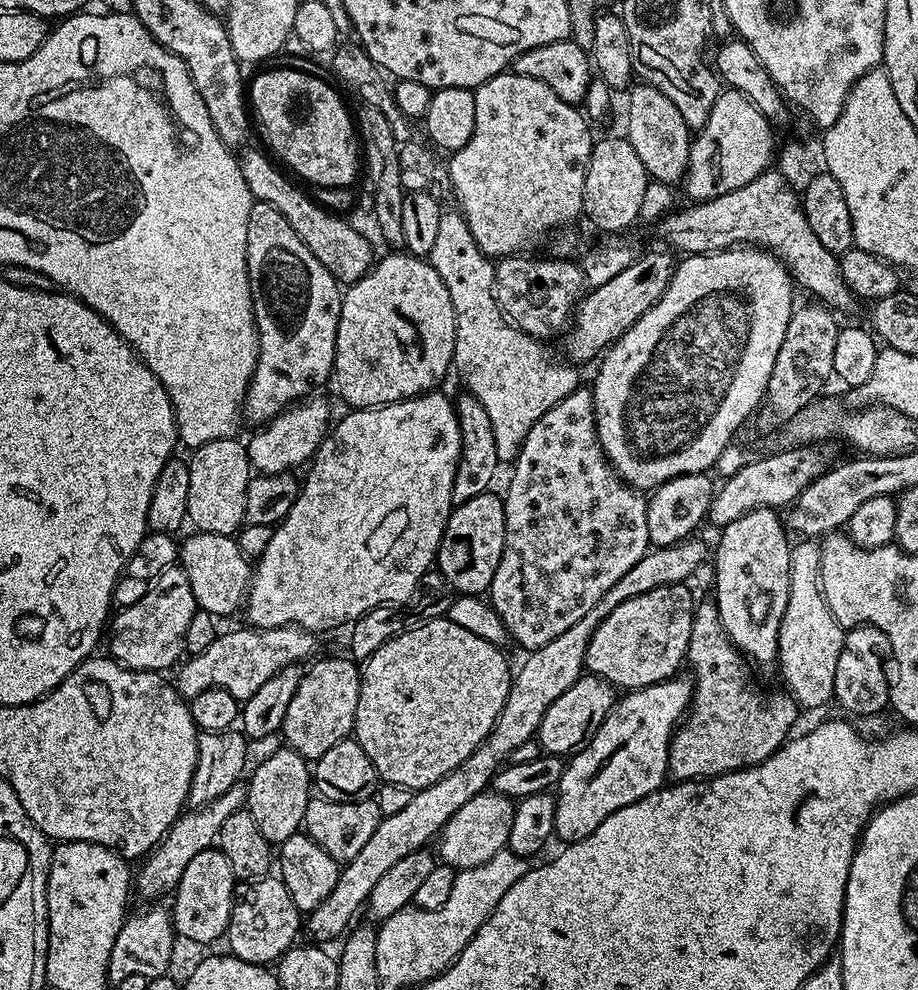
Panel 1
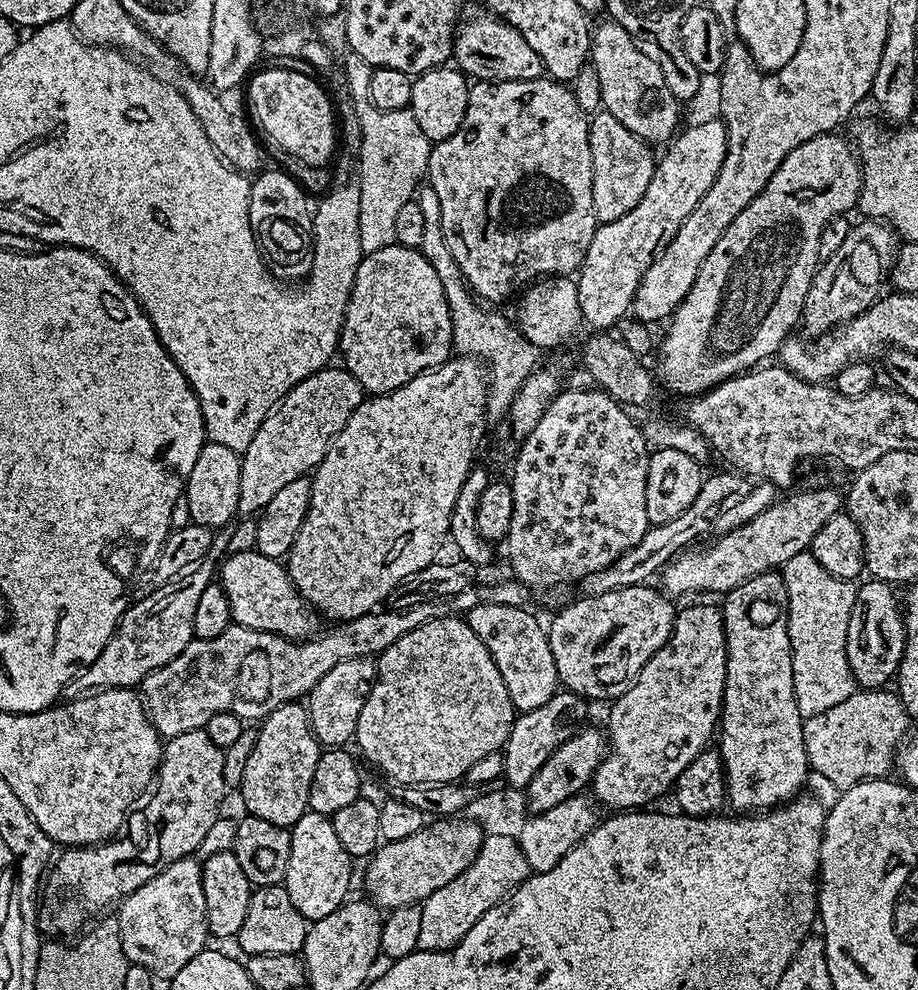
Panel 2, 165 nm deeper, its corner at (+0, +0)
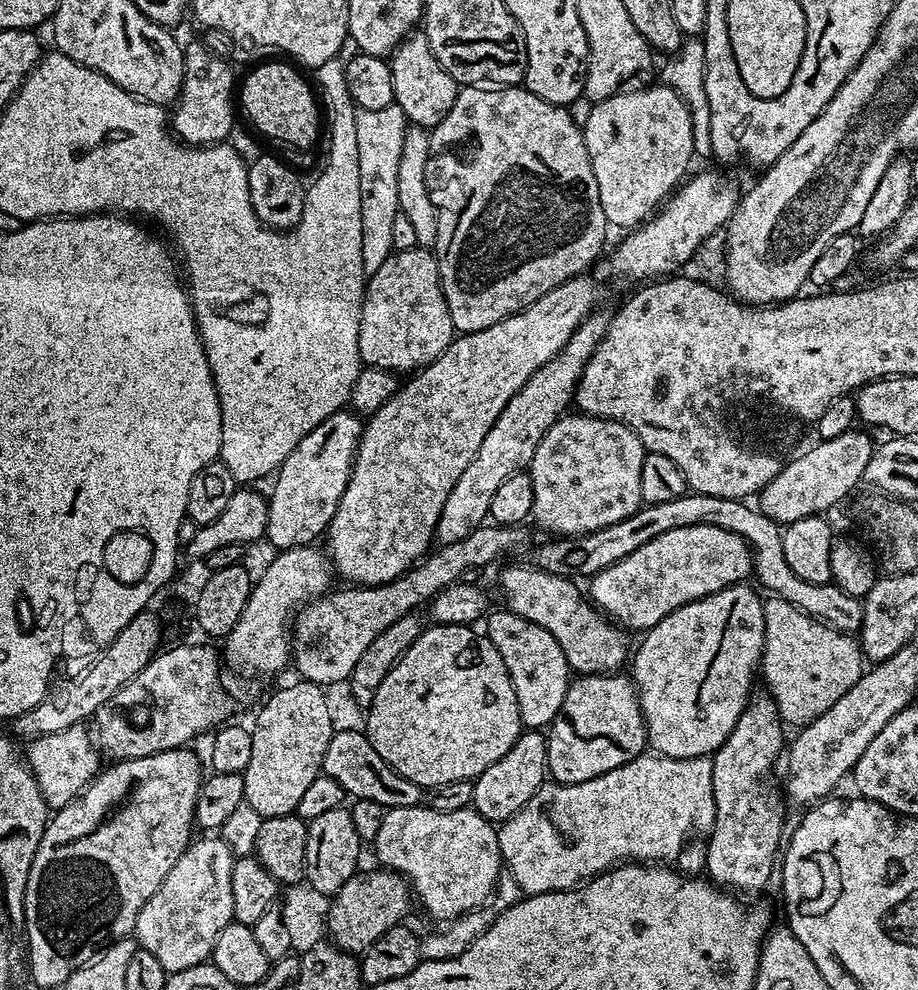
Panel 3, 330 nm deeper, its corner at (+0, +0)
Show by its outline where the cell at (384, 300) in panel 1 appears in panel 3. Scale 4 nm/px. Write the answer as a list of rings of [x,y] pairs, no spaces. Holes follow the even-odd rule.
[[[422,247],[393,251],[379,267],[378,272],[367,277],[364,286],[364,304],[360,308],[358,350],[361,365],[384,368],[387,372],[403,374],[427,368],[452,345],[454,329],[450,310],[446,306],[444,291],[440,285],[440,271],[435,255]]]

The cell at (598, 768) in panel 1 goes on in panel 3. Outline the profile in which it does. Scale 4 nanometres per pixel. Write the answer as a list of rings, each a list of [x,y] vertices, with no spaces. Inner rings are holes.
[[[741,582],[731,584],[728,588],[718,590],[714,594],[702,597],[701,600],[695,600],[689,604],[683,604],[678,610],[674,610],[662,622],[658,622],[652,628],[643,633],[644,641],[640,645],[635,645],[634,651],[630,656],[630,679],[636,686],[636,694],[640,698],[640,709],[644,715],[644,725],[648,731],[647,747],[655,755],[669,756],[670,758],[694,758],[695,756],[712,756],[730,738],[730,730],[738,722],[742,710],[748,704],[752,688],[752,671],[757,671],[764,654],[764,600],[756,597],[757,589],[755,587],[747,588],[747,583]]]

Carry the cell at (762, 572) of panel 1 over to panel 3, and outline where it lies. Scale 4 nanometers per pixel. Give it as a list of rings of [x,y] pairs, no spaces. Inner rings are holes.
[[[767,694],[753,695],[742,710],[734,730],[730,730],[730,738],[726,738],[726,742],[722,742],[722,746],[712,756],[716,817],[712,831],[706,836],[708,846],[706,876],[713,884],[736,894],[762,891],[767,886],[768,879],[771,876],[773,879],[774,869],[778,864],[777,856],[786,836],[786,828],[784,832],[784,804],[786,805],[786,800],[782,795],[781,785],[779,783],[772,784],[772,767],[775,766],[776,759],[778,759],[778,764],[785,751],[786,736],[784,740],[784,731],[786,731],[785,725],[781,721],[772,697]]]

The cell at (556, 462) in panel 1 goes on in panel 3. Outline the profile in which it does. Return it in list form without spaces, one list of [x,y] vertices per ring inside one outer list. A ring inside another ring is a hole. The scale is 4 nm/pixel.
[[[572,415],[561,416],[559,420],[552,423],[550,430],[546,430],[542,442],[538,442],[538,450],[534,450],[532,463],[526,469],[534,482],[534,506],[532,507],[531,519],[536,520],[538,527],[552,532],[548,534],[555,534],[560,538],[585,536],[588,532],[602,530],[606,526],[614,526],[618,522],[622,522],[622,518],[630,518],[630,514],[634,514],[642,506],[642,462],[646,455],[646,449],[638,438],[638,434],[634,434],[634,430],[630,430],[625,424],[617,420],[605,420],[603,416]]]

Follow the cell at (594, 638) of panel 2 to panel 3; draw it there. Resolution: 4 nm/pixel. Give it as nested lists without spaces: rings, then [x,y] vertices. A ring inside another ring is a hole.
[[[520,564],[514,565],[513,568],[504,568],[500,572],[500,592],[504,595],[503,607],[509,612],[542,626],[542,630],[554,634],[554,642],[558,642],[558,646],[562,646],[562,654],[566,654],[566,662],[573,673],[581,676],[593,676],[595,672],[615,673],[617,670],[623,669],[620,668],[623,664],[625,667],[629,663],[629,633],[605,616],[585,593],[583,596],[576,584],[579,583],[567,576],[550,574],[531,566],[523,568]]]

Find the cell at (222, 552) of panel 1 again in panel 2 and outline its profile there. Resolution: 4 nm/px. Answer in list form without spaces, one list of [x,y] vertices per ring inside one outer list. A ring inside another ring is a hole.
[[[255,550],[233,552],[225,555],[219,565],[218,583],[229,600],[232,624],[241,624],[250,630],[277,632],[288,640],[303,640],[313,635],[313,609],[300,597],[288,576],[287,567],[281,561],[266,558],[266,554]]]

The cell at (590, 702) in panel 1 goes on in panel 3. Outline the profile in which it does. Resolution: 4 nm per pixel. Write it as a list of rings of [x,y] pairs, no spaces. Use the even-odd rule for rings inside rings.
[[[540,730],[521,731],[514,746],[510,746],[510,750],[506,750],[506,754],[502,754],[502,758],[494,762],[494,766],[490,766],[476,777],[472,785],[474,798],[471,807],[487,820],[493,822],[509,820],[522,806],[526,806],[532,795],[546,783],[547,770],[548,741],[545,733]]]

